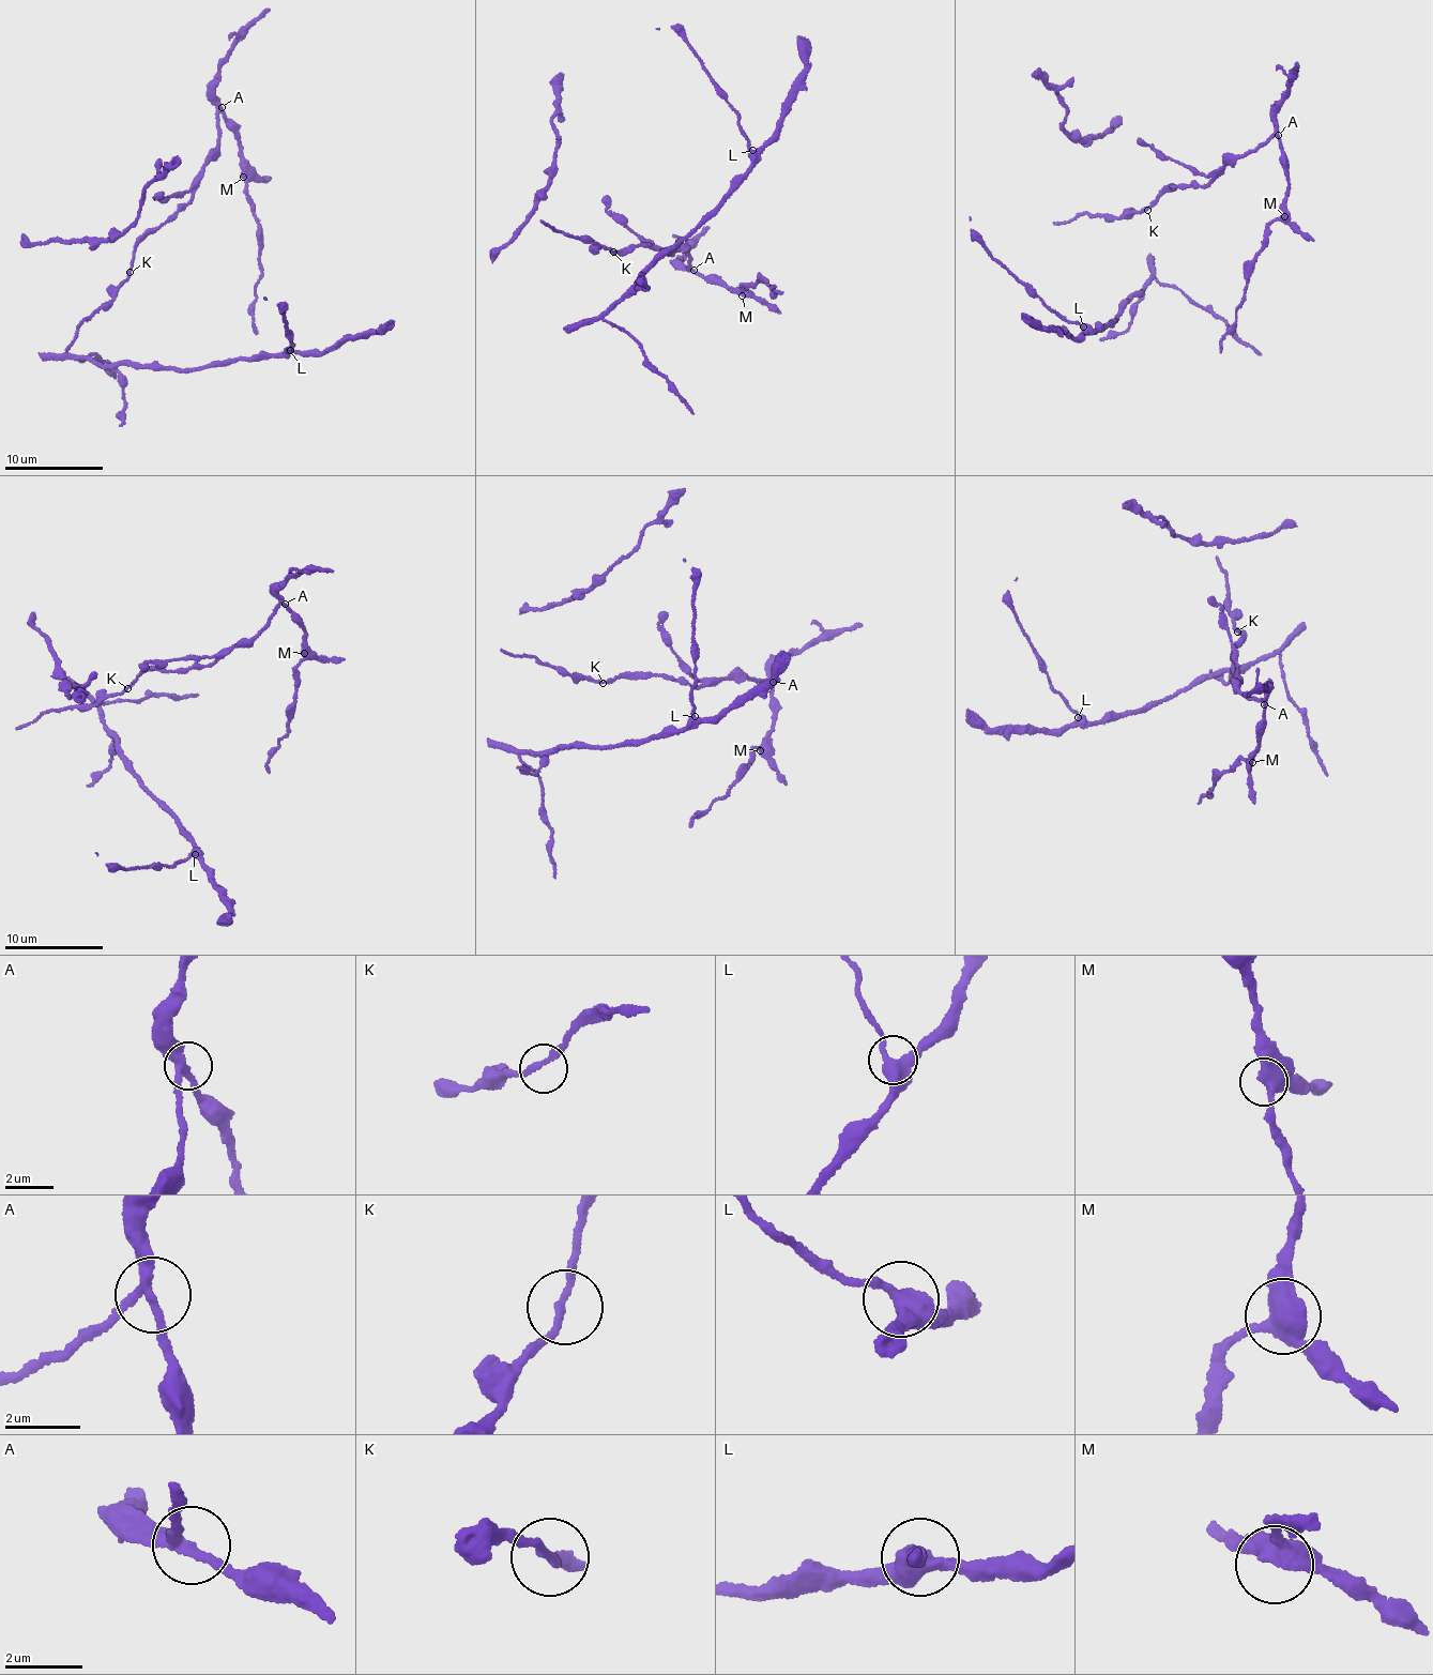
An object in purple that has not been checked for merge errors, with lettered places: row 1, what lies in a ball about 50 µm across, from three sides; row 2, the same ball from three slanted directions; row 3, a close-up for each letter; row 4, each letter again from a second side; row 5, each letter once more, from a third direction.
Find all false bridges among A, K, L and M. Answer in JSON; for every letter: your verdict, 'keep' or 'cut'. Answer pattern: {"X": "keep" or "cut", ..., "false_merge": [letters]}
{"A": "keep", "K": "keep", "L": "keep", "M": "keep", "false_merge": []}

